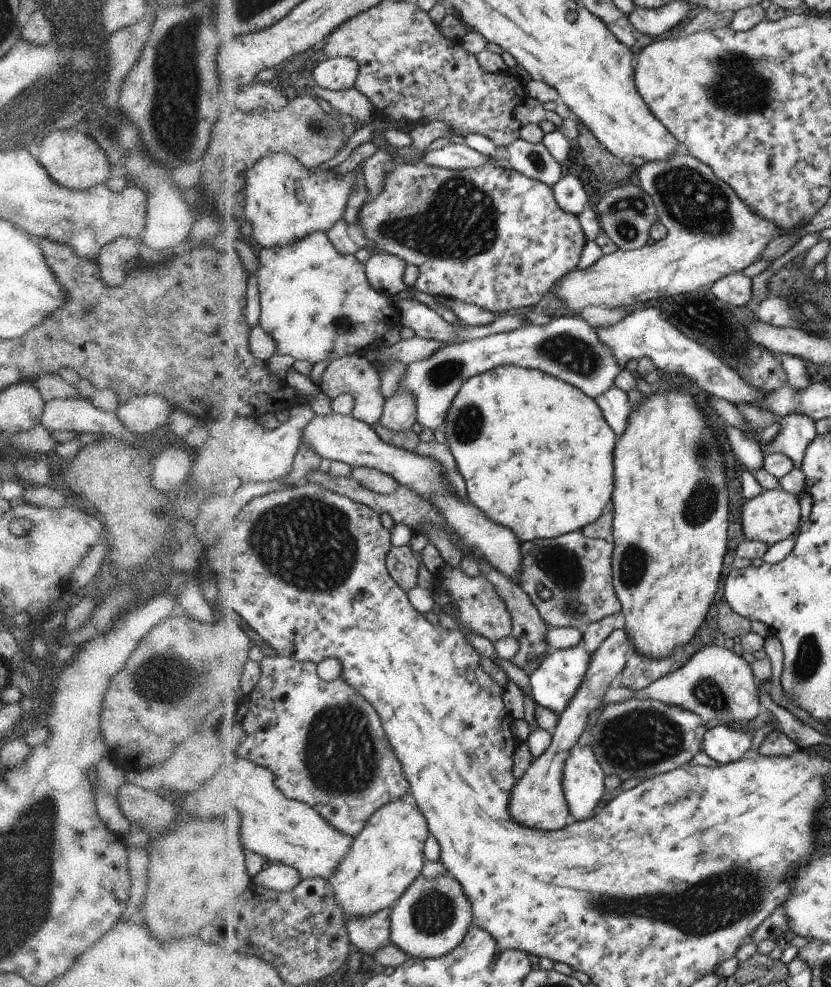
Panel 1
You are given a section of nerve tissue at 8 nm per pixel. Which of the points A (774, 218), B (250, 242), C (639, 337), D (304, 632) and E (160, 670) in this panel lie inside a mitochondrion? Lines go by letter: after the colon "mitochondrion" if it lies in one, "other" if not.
A: other
B: other
C: other
D: other
E: mitochondrion

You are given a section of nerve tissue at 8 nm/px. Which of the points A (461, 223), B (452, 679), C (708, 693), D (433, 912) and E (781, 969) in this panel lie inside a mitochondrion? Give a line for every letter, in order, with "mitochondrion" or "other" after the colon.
A: mitochondrion
B: other
C: mitochondrion
D: mitochondrion
E: other

